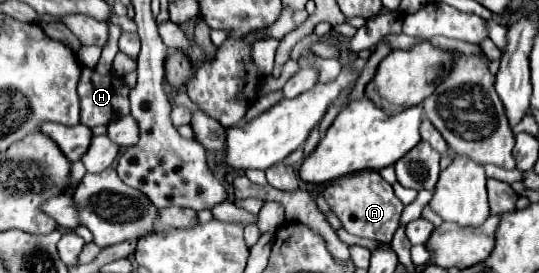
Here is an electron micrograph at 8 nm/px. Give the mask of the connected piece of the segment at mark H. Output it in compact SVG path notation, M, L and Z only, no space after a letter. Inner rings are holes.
M83 65L79 81L81 123L87 127L107 125L113 117L129 113L129 87L115 75L99 75Z

